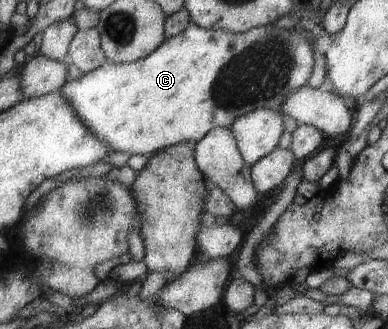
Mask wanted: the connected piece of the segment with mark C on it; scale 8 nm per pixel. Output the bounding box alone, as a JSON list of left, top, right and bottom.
[59,22,314,156]

